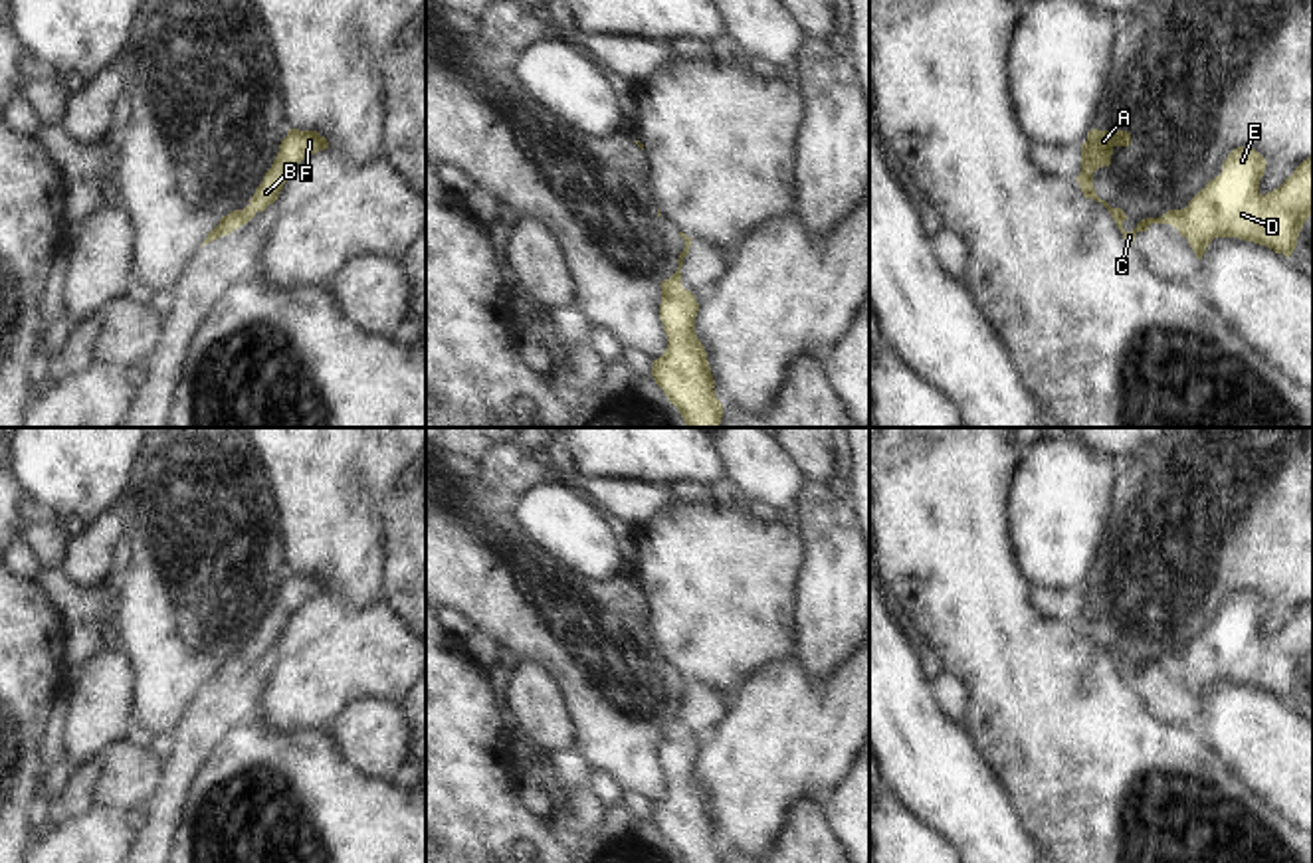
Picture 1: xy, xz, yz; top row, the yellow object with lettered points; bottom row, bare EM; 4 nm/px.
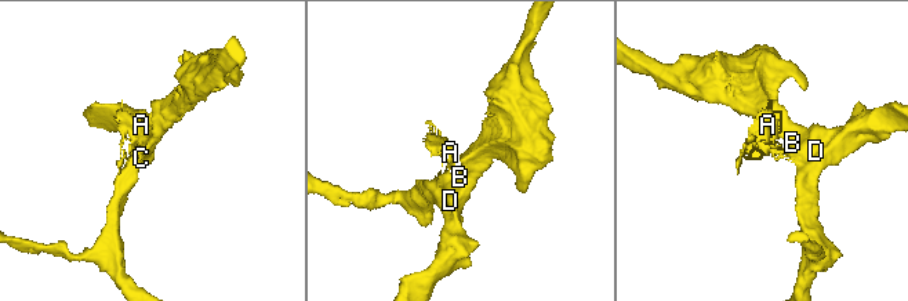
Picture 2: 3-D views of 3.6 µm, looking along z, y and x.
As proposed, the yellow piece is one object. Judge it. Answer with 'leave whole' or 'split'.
split

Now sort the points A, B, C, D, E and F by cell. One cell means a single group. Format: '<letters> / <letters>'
A C / B D E F

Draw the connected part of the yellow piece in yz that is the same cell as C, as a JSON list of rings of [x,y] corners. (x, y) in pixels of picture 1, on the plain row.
[[[1089,574],[1087,584],[1081,588],[1081,616],[1075,622],[1085,641],[1101,645],[1111,661],[1115,663],[1117,671],[1121,673],[1123,681],[1133,687],[1139,675],[1147,675],[1151,667],[1170,667],[1174,669],[1178,663],[1178,653],[1168,653],[1161,661],[1145,661],[1137,667],[1133,675],[1123,673],[1123,665],[1127,663],[1121,651],[1111,651],[1105,643],[1101,643],[1093,633],[1093,616],[1101,610],[1111,608],[1111,598],[1115,590],[1129,590],[1131,576],[1127,574]]]

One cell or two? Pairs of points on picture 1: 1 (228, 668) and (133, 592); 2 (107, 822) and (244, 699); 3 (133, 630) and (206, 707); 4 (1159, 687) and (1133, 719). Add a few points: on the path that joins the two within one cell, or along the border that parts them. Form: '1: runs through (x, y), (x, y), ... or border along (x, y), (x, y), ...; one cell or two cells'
1: runs through (204, 646), (157, 598); one cell
2: border along (133, 830), (127, 842); two cells
3: border along (199, 689), (183, 721), (171, 733); two cells
4: border along (1131, 687), (1159, 717), (1185, 729); two cells

